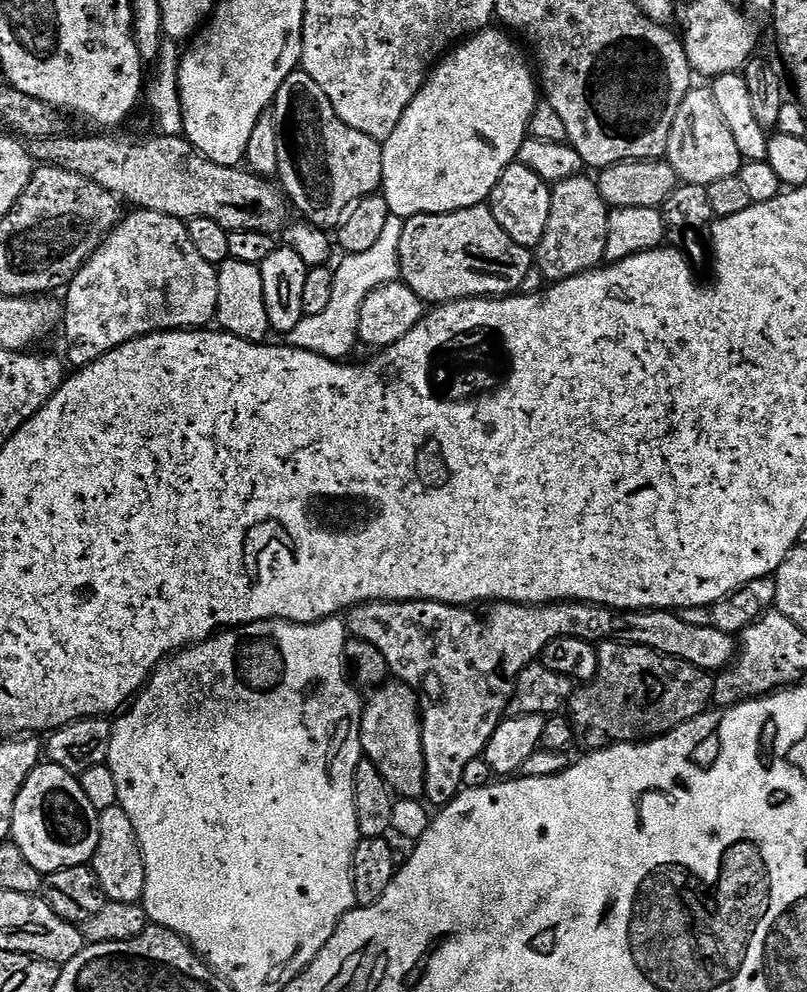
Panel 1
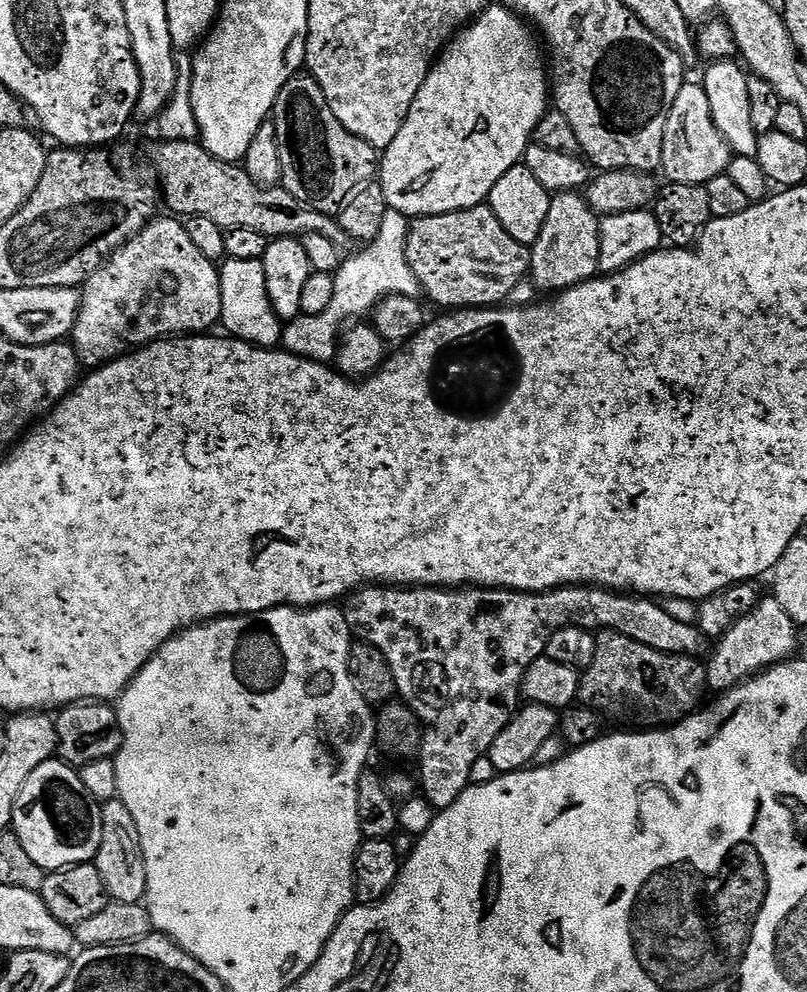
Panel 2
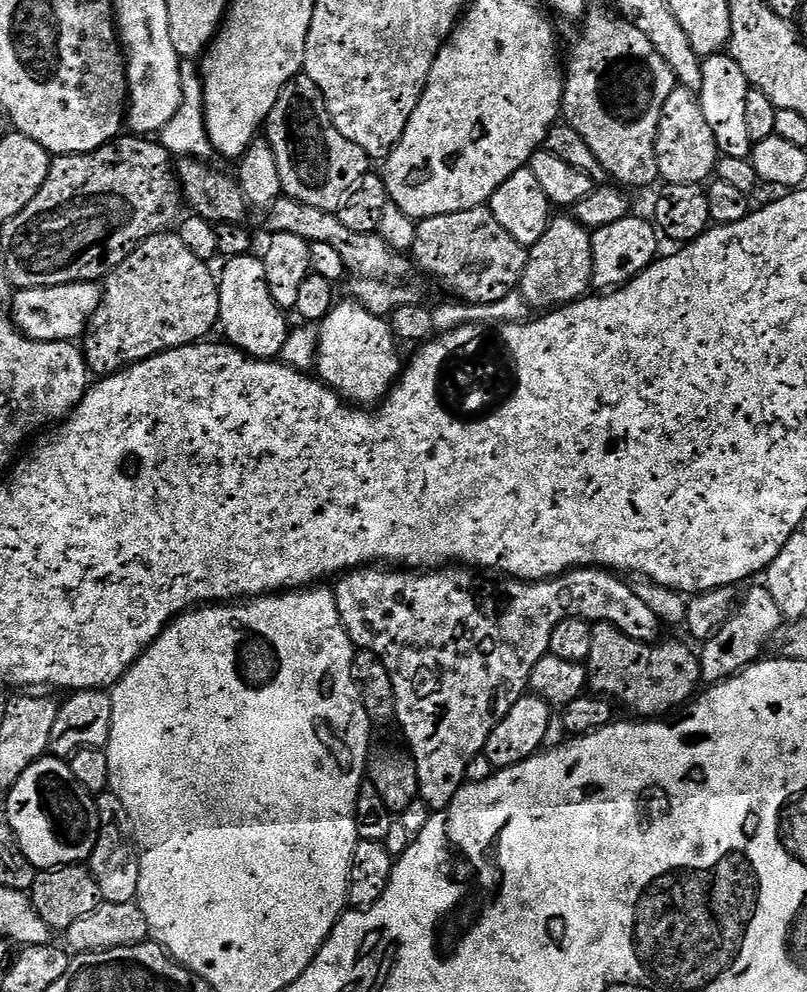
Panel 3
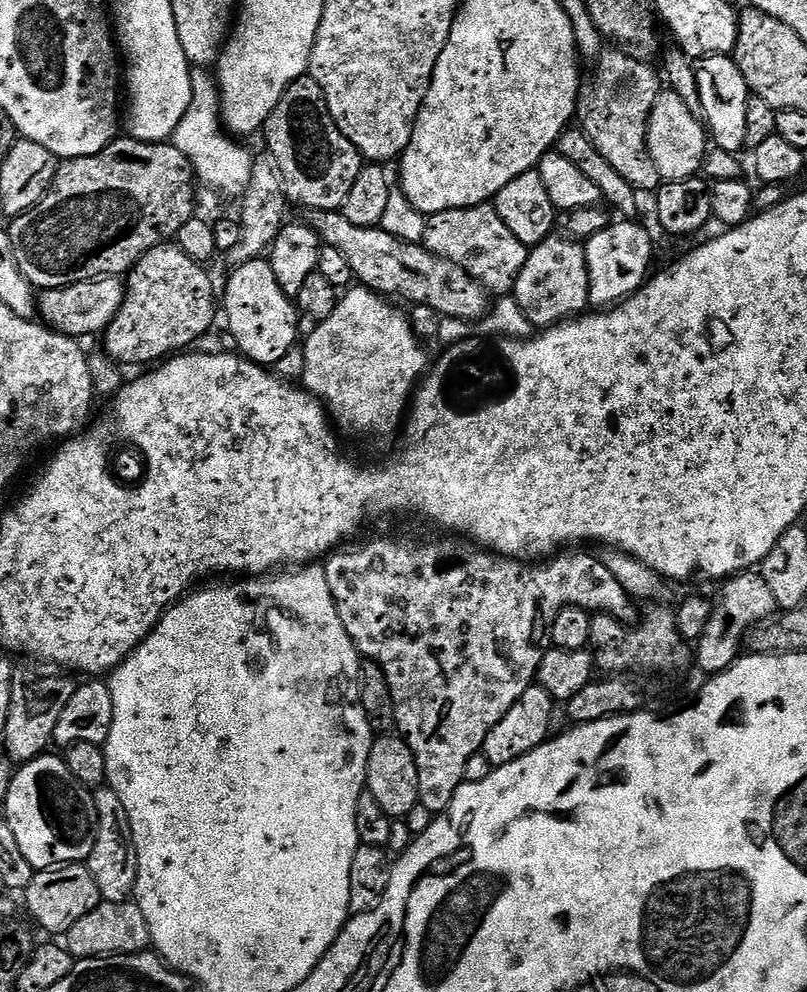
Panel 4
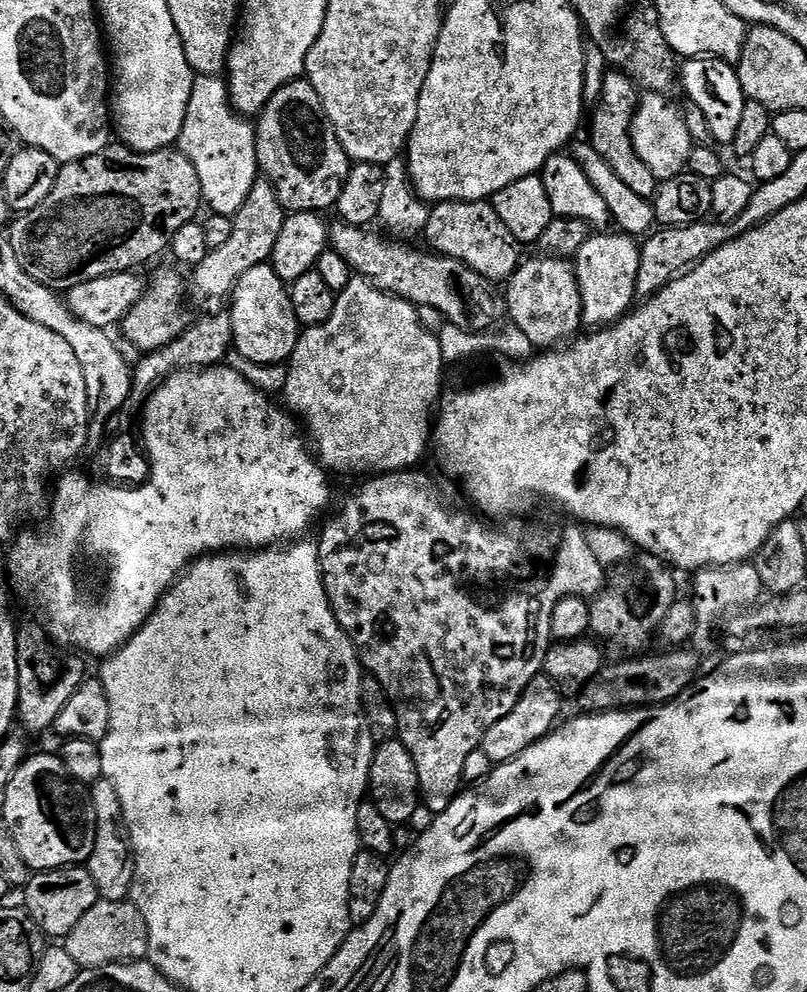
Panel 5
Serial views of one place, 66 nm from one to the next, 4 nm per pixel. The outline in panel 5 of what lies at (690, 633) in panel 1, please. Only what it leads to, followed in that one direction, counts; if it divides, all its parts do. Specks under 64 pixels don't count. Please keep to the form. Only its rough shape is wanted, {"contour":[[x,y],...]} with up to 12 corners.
{"contour":[[421,470],[320,532],[334,618],[423,807],[606,570],[583,527],[496,529]]}

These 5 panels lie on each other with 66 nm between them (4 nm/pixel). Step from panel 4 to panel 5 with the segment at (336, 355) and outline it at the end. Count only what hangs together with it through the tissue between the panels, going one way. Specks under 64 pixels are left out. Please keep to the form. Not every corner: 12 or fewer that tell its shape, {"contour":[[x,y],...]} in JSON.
{"contour":[[363,278],[301,331],[282,399],[329,473],[412,470],[446,361]]}

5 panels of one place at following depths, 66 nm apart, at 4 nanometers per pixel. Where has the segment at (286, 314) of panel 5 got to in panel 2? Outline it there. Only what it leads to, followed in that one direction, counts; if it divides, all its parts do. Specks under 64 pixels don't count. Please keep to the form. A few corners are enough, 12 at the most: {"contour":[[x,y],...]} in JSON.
{"contour":[[263,260],[219,265],[220,324],[229,337],[275,349],[282,322]]}

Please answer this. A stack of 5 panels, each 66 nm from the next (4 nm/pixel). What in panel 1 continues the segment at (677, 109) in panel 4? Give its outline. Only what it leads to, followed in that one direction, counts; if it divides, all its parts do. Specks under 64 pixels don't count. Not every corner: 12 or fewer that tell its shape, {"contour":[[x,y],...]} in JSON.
{"contour":[[693,86],[666,153],[677,181],[737,175],[738,144],[711,87]]}

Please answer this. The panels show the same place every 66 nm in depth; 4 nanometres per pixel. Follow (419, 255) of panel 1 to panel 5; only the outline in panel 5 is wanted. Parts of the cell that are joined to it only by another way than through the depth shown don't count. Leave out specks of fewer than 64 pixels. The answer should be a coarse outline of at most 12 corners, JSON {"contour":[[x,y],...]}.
{"contour":[[487,200],[429,211],[435,251],[507,282],[522,245]]}

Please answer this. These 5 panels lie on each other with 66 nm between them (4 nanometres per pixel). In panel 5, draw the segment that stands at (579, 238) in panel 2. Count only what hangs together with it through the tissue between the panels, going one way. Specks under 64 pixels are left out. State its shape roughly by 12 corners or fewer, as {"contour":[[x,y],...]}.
{"contour":[[536,254],[506,282],[507,319],[548,350],[581,331],[576,270]]}

